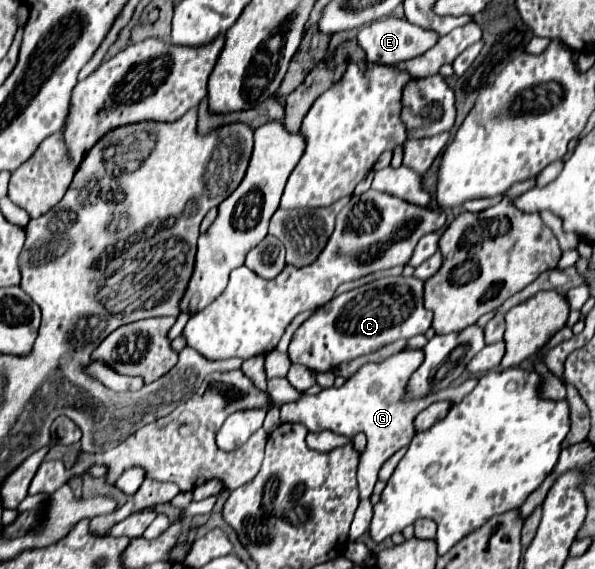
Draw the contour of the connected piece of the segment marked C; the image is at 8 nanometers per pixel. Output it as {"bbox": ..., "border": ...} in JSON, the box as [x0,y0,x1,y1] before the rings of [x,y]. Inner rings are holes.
{"bbox":[291,277,433,373],"border":[[[381,277],[359,289],[343,293],[319,307],[293,335],[291,363],[325,373],[361,355],[369,355],[397,339],[409,339],[431,327],[433,313],[423,307],[423,281],[417,277]]]}

